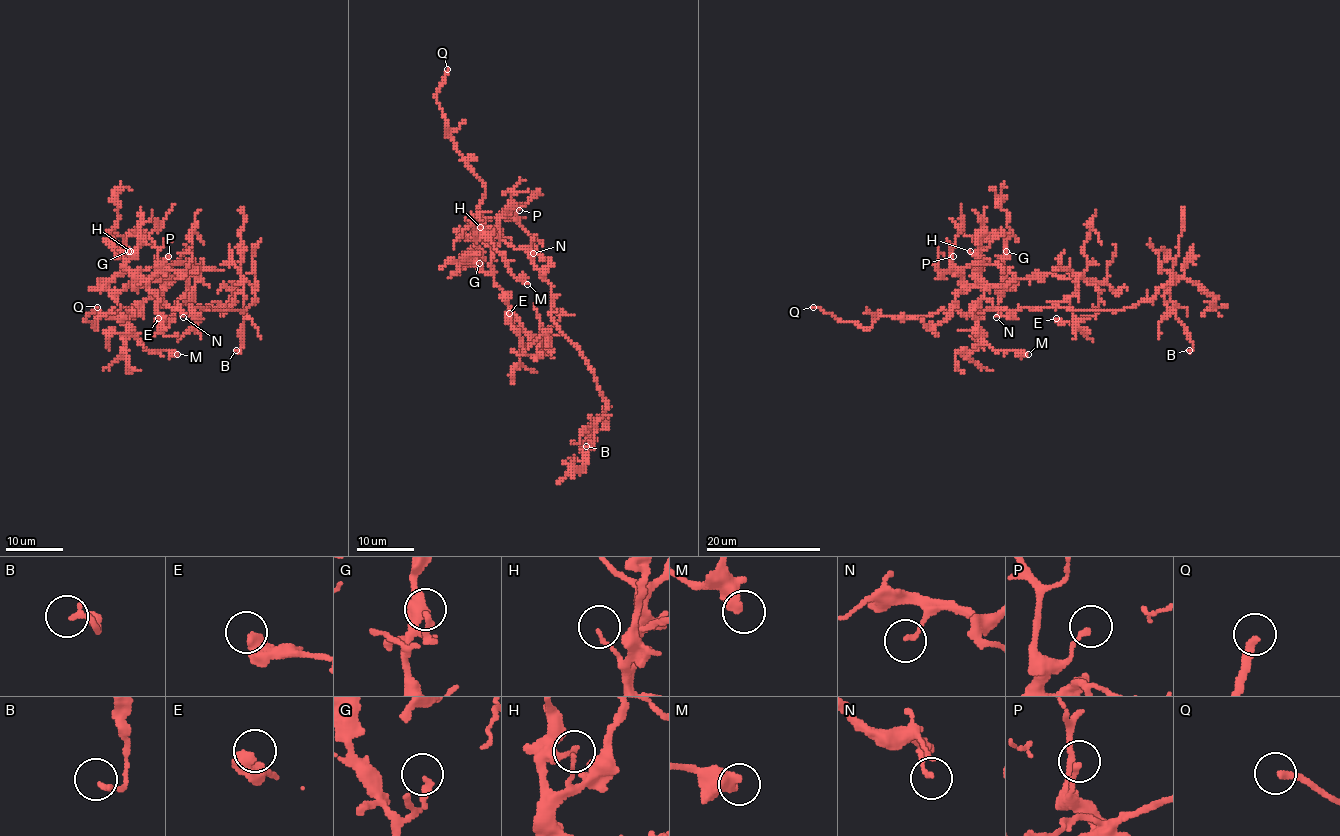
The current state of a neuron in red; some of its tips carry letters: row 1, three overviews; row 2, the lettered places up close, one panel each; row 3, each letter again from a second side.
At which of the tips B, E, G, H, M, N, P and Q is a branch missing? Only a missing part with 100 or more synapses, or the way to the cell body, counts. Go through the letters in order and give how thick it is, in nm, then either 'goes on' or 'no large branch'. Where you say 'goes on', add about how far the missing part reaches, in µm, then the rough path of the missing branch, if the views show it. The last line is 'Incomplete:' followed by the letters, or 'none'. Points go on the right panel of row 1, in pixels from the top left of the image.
B: 180 nm | no large branch
E: 500 nm | no large branch
G: 200 nm | no large branch
H: 110 nm | no large branch
M: 420 nm | no large branch
N: 130 nm | no large branch
P: 150 nm | no large branch
Q: 240 nm | goes on | 60 µm
Incomplete: Q

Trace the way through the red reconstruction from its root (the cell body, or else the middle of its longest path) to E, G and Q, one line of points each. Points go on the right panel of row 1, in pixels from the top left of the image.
E: (1015, 311), (996, 309), (985, 292), (1030, 275), (1082, 274), (1098, 292), (1098, 312), (1073, 324), (1056, 318)
G: (1015, 311), (996, 309), (985, 297), (992, 285), (1007, 285), (1016, 279), (1003, 264), (1006, 251)
Q: (1015, 311), (996, 309), (983, 297), (969, 315), (942, 309), (922, 317), (879, 317), (864, 329), (813, 307)

